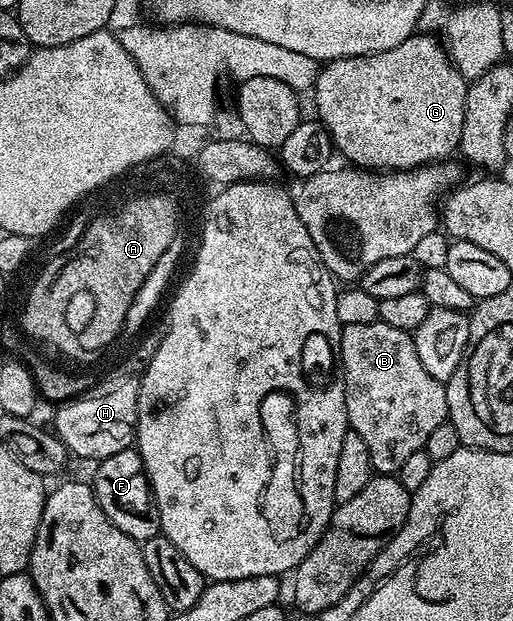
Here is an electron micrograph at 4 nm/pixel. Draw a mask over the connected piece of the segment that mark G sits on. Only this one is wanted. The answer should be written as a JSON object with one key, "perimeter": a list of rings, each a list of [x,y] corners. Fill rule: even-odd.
{"perimeter":[[[414,33],[394,49],[334,59],[321,66],[314,86],[315,114],[330,133],[333,148],[339,154],[341,151],[349,164],[377,173],[409,171],[411,167],[451,160],[459,152],[468,84],[435,34]]]}

